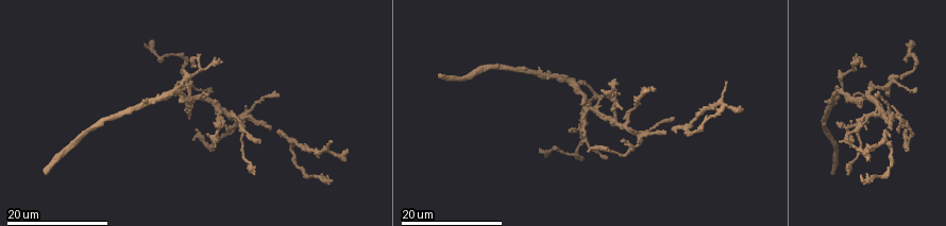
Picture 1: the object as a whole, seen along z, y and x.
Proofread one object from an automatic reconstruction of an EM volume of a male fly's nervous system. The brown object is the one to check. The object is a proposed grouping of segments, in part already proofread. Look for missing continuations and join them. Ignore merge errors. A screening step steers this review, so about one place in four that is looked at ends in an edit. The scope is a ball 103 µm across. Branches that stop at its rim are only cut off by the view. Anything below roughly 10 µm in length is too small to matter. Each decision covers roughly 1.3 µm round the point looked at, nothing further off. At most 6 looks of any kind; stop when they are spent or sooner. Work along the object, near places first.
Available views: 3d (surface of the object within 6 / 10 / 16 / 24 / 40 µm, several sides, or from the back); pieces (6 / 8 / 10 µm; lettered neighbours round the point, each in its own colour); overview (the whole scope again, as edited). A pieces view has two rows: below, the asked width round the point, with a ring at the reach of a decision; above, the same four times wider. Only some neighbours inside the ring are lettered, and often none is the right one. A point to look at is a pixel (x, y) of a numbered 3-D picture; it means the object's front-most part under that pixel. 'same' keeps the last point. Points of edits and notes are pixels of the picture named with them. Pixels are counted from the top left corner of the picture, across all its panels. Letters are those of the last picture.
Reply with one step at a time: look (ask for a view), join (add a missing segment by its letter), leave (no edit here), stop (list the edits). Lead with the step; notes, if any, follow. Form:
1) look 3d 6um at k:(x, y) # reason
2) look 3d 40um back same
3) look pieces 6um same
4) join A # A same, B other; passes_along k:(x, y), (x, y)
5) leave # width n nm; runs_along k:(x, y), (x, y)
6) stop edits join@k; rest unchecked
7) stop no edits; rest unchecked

look 3d 16um at 1:(865, 66) # an open end

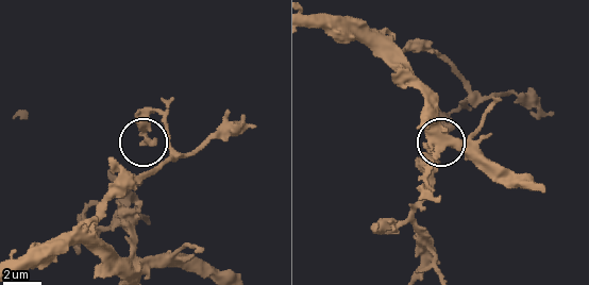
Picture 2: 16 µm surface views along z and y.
look pieces 8um at 2:(143, 142)

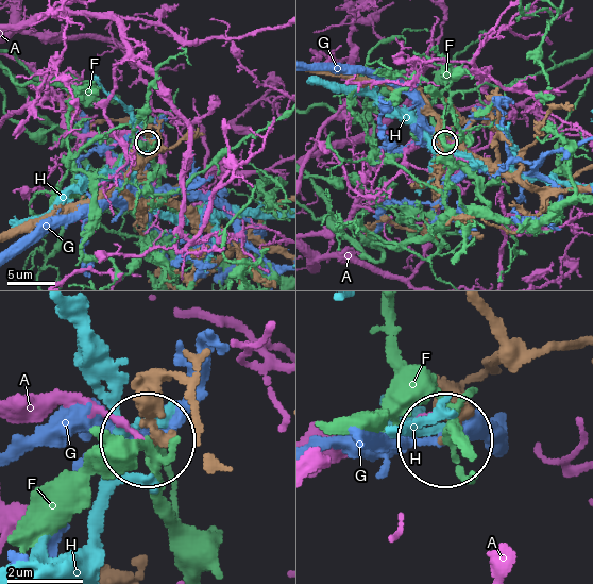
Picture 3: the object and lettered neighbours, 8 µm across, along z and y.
leave # A other, F other, G other, H other; no lettered segment goes on from it

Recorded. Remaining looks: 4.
look 3d 16um at 1:(602, 95)

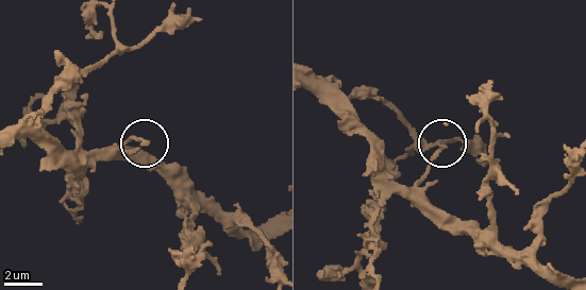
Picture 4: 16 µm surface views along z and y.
look pieces 6um at 4:(443, 147) # see the neighbours

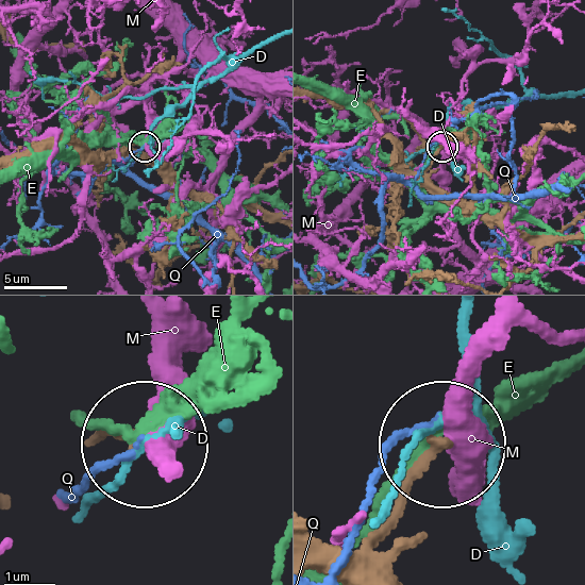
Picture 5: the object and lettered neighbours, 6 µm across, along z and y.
leave # D other, E other, M other, Q other; no lettered segment goes on from it

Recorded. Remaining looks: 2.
look 3d 24um at 1:(584, 137) # tapers out

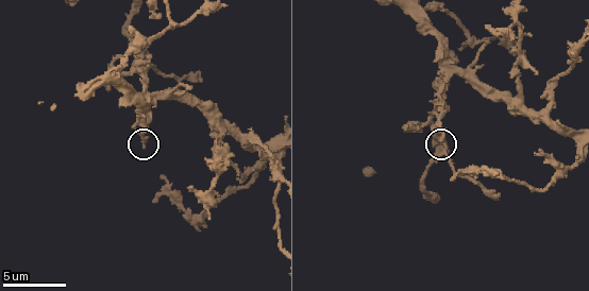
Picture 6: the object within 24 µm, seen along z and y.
look pieces 10um at 6:(142, 145) # what lies round it

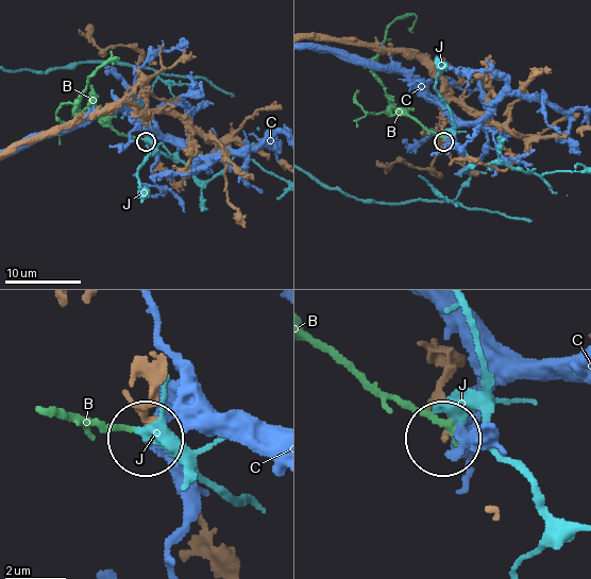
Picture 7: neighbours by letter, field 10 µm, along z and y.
leave # B other, C other, J other; no lettered segment goes on from it

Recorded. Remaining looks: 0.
stop no edits; rest unchecked

